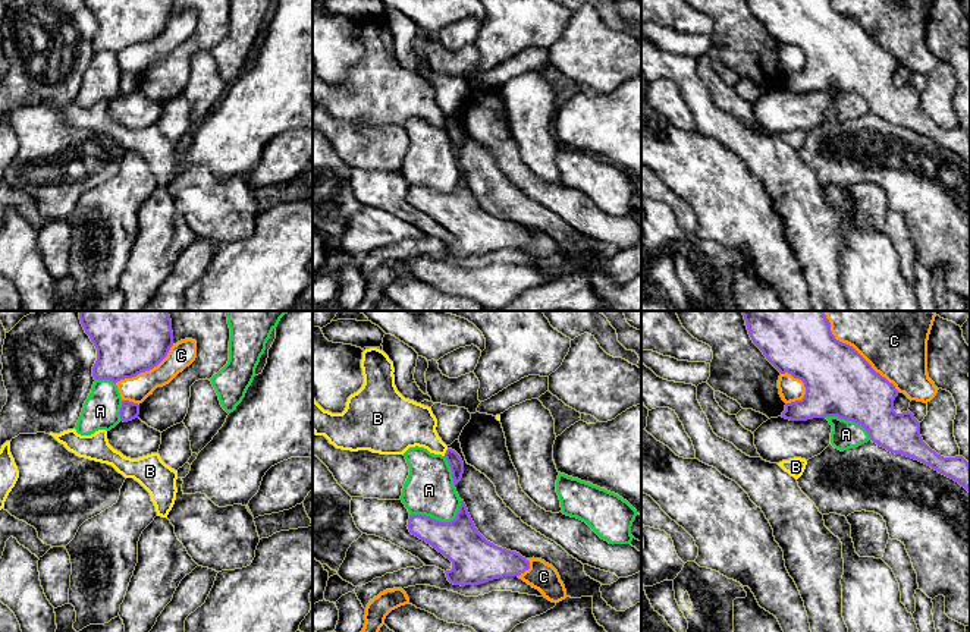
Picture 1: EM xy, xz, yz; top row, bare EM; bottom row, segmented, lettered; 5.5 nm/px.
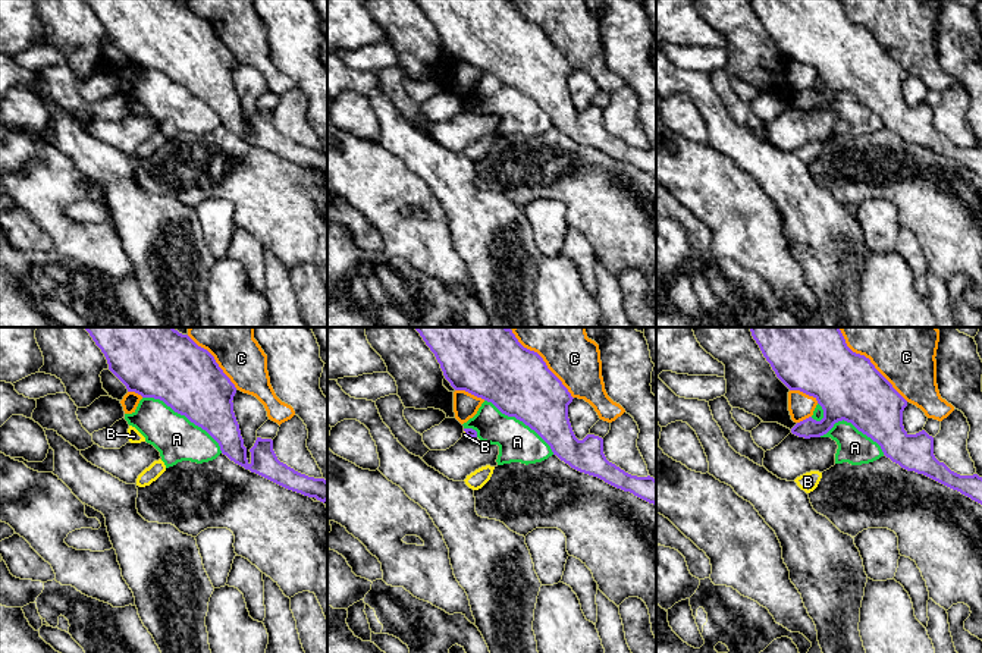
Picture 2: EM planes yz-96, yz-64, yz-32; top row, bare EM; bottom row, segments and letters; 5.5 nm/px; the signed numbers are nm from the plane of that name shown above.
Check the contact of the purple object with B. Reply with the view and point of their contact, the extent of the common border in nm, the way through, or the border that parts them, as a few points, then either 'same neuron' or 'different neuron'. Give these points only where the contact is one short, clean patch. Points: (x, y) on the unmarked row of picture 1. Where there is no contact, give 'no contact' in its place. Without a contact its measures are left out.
meets purple in xz at (446, 123); contact 50 nm long; border along xz (448, 120), (443, 126); different neuron

